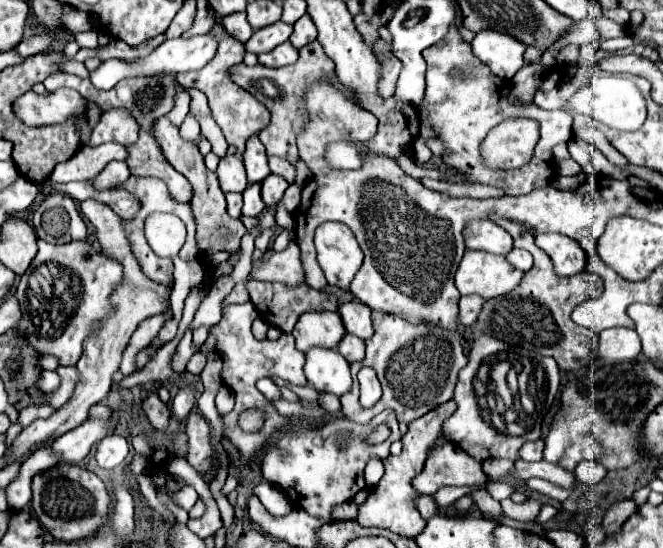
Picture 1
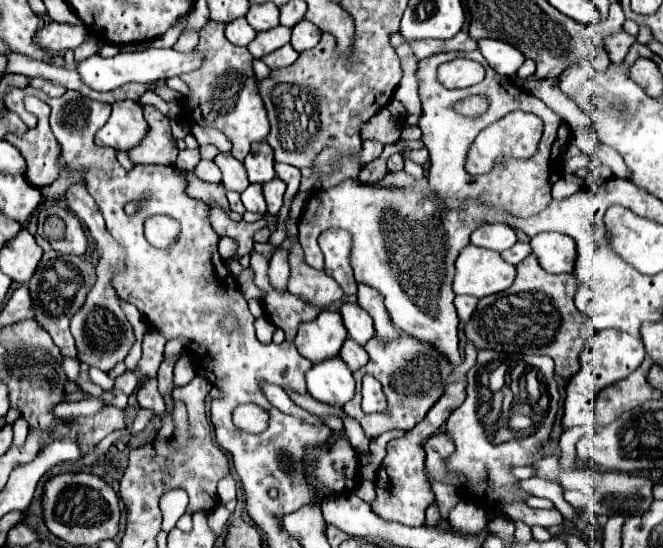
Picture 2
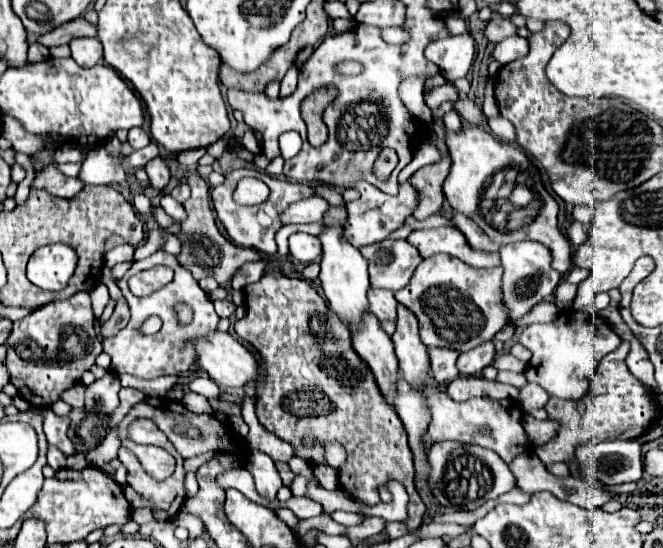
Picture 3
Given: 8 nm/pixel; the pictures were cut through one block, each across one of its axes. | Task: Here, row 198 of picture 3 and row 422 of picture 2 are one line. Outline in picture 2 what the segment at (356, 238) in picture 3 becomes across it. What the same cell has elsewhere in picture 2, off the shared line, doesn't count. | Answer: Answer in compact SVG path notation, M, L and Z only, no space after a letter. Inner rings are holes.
M400 332L400 340L394 340L392 344L384 344L382 340L376 340L376 336L374 336L364 348L370 354L370 362L364 368L360 368L358 372L353 373L356 392L352 400L348 404L344 404L344 412L350 418L354 418L356 422L360 422L366 438L370 438L370 440L388 430L404 430L404 432L412 430L426 416L426 412L434 406L434 402L442 396L448 376L454 368L430 344L418 344L416 340L404 336L404 332ZM366 374L380 380L380 384L384 388L388 408L382 414L364 414L362 412L362 378Z

